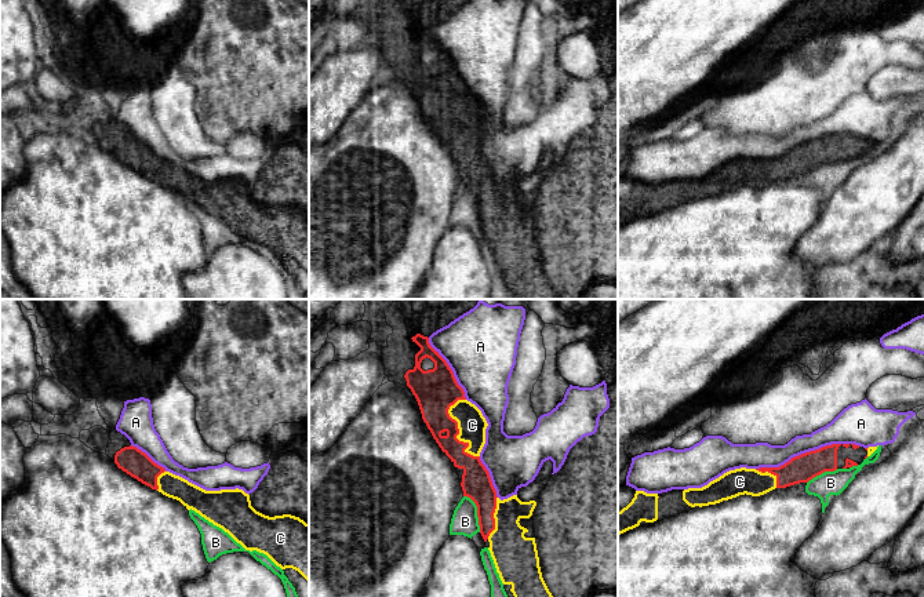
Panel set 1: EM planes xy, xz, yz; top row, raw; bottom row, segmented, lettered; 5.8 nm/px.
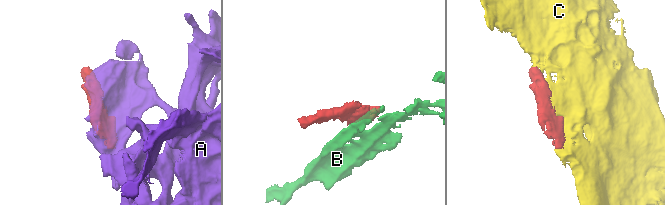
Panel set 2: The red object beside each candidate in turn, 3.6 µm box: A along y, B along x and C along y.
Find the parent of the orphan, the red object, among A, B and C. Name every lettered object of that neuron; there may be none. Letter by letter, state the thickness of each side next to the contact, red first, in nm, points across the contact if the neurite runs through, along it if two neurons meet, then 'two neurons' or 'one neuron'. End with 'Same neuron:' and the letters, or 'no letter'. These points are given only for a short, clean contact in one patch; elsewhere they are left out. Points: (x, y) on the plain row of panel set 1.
A: calibres 160 and 150 nm; two neurons
B: calibres 180 and 160 nm; border xz (464, 186), (476, 197), (480, 222); two neurons
C: calibres 200 and 170 nm; one neuron
Same neuron: C

